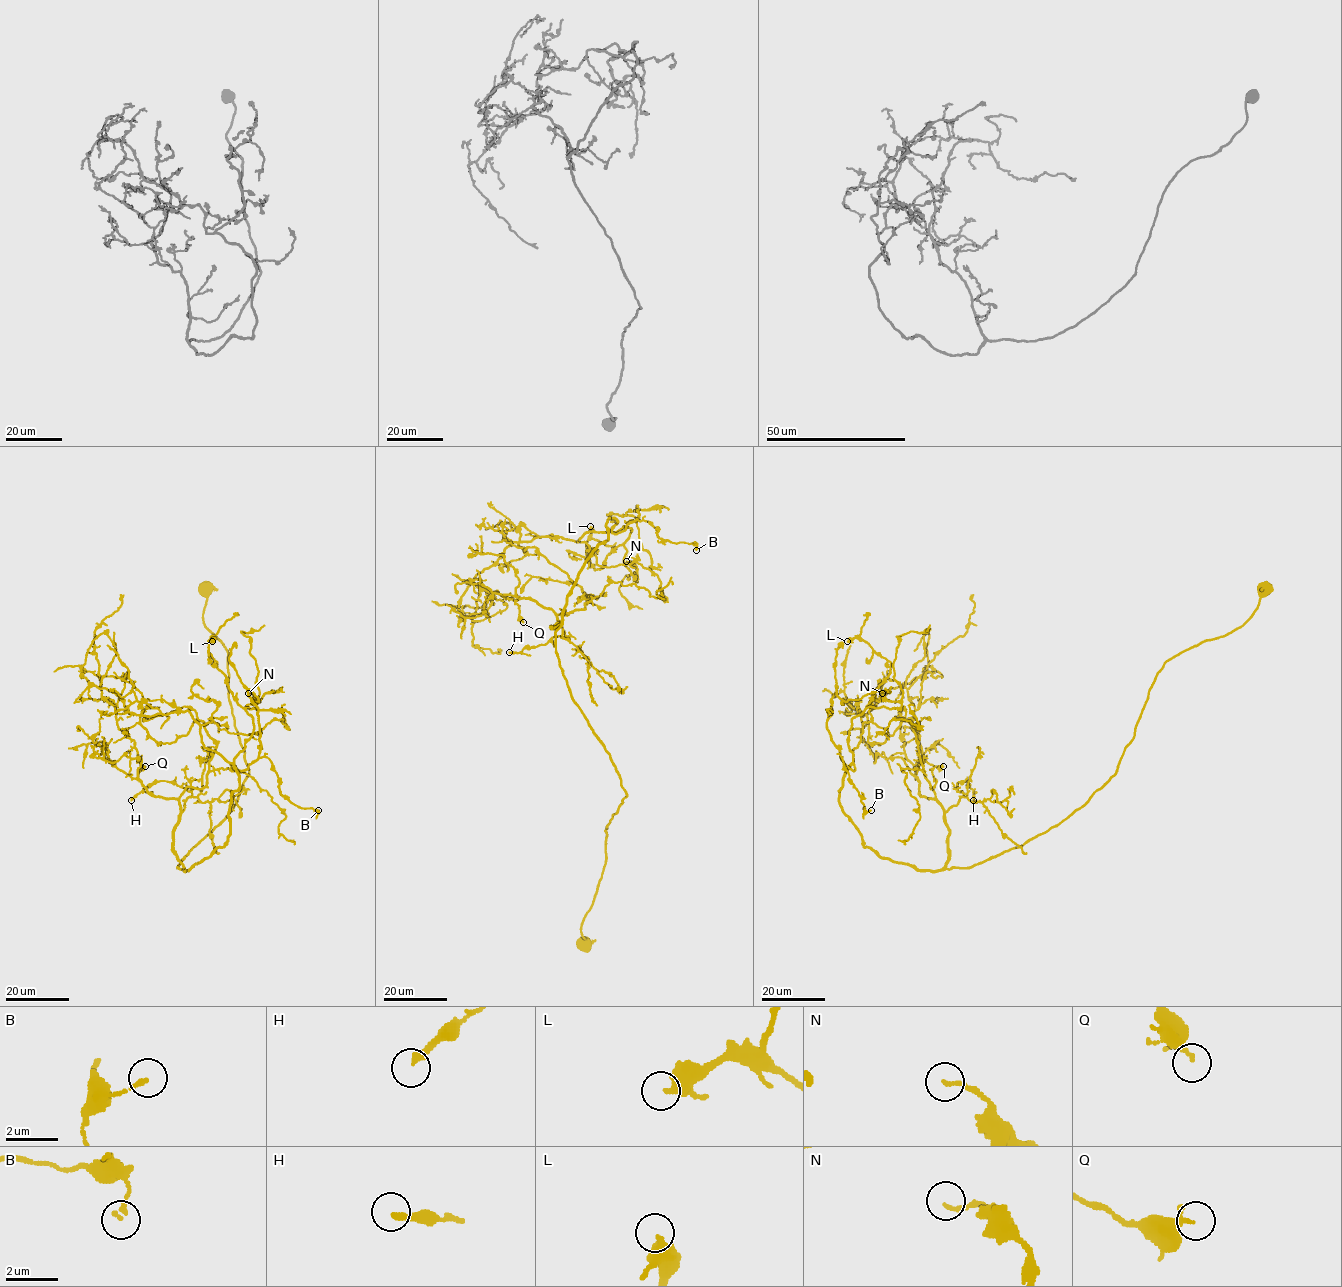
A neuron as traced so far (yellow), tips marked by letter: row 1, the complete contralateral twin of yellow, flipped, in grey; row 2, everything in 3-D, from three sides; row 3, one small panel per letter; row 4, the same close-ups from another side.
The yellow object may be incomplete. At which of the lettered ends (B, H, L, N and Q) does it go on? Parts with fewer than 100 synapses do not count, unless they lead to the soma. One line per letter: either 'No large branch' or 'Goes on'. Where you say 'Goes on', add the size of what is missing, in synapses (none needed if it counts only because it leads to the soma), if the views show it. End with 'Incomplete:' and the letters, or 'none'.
B: No large branch
H: No large branch
L: No large branch
N: No large branch
Q: No large branch
Incomplete: none

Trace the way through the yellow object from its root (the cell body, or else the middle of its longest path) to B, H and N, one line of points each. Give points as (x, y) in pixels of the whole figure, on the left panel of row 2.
B: (203, 587), (249, 773), (177, 867), (226, 841), (233, 764), (267, 757), (280, 793), (318, 810)
H: (203, 587), (203, 623), (228, 652), (248, 776), (182, 869), (173, 828), (191, 792), (159, 780), (131, 800)
N: (203, 587), (249, 773), (184, 871), (229, 833), (234, 758), (253, 731), (245, 707), (259, 701), (248, 693)

